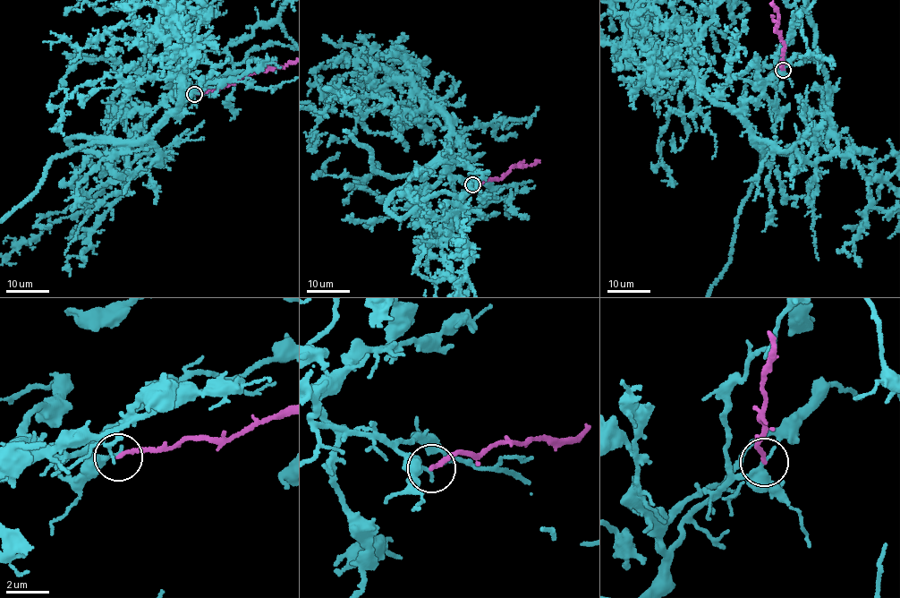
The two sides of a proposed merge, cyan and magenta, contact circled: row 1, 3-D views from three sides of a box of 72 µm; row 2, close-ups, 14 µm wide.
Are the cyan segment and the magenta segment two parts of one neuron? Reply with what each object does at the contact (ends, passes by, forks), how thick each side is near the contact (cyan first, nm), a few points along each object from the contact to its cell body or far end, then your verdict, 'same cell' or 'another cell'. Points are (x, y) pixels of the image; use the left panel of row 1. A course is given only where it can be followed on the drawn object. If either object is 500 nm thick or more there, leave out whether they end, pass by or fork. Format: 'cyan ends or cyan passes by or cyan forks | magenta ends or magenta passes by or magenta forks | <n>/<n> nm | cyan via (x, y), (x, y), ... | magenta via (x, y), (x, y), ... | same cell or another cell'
cyan ends | magenta ends | 240/190 nm | cyan via (193, 94), (173, 92), (183, 110), (140, 139), (51, 158) | magenta via (193, 94), (232, 85), (256, 71), (283, 68) | another cell

